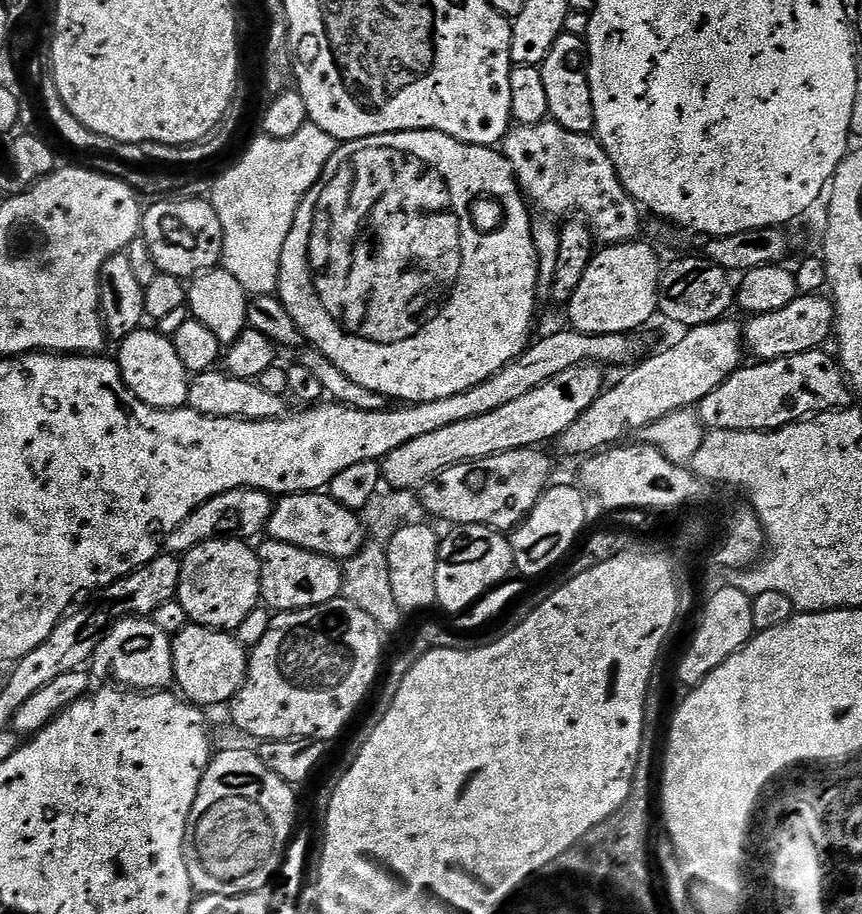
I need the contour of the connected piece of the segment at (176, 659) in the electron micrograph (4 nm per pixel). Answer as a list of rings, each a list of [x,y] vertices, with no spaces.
[[[189,623],[172,642],[175,687],[197,706],[227,705],[236,691],[244,685],[244,678],[248,674],[248,658],[249,653],[235,635]]]

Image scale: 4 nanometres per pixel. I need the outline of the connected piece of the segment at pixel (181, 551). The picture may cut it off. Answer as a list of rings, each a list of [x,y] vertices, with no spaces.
[[[235,488],[229,492],[218,494],[202,506],[198,506],[198,510],[194,510],[190,514],[190,518],[186,518],[186,522],[182,522],[178,526],[178,530],[174,530],[174,534],[170,534],[166,538],[163,551],[182,558],[190,550],[194,550],[194,546],[202,546],[202,542],[221,538],[245,542],[255,541],[255,536],[267,529],[273,507],[273,493],[263,492],[260,488]]]

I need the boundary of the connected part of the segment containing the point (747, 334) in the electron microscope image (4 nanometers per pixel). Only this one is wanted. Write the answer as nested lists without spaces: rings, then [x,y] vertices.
[[[797,294],[790,306],[782,306],[782,310],[753,315],[752,320],[742,328],[742,343],[749,357],[757,361],[777,360],[803,352],[815,352],[821,347],[820,344],[827,336],[831,337],[834,332],[836,314],[834,304],[824,294]]]

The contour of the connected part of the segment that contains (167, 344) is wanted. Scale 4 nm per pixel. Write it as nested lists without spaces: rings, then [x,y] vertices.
[[[141,326],[137,332],[119,341],[118,348],[120,348],[118,363],[122,378],[128,389],[142,402],[146,402],[146,406],[183,408],[187,405],[190,374],[178,359],[178,350],[174,350],[169,337],[158,330],[152,329],[151,332],[148,326]]]

